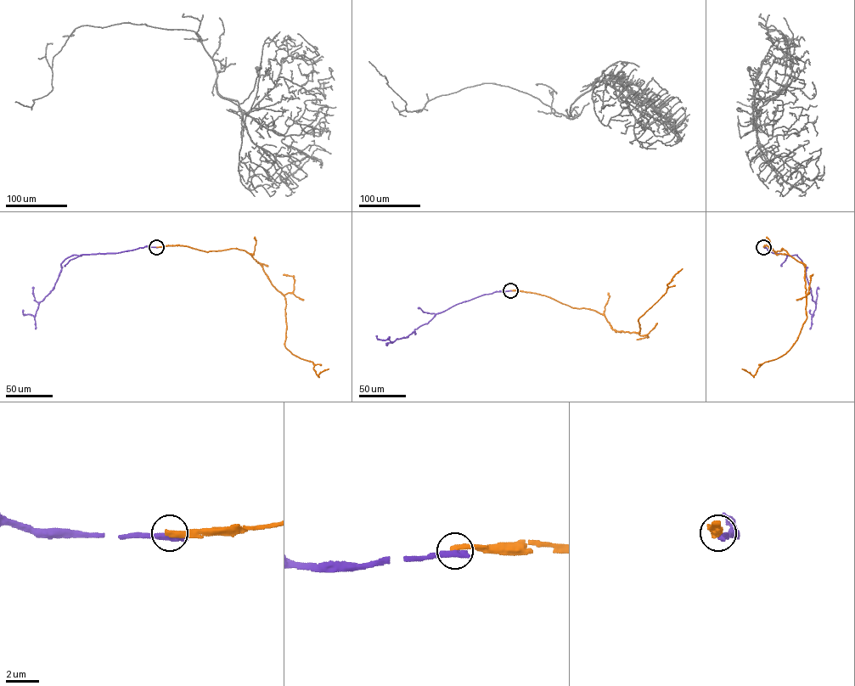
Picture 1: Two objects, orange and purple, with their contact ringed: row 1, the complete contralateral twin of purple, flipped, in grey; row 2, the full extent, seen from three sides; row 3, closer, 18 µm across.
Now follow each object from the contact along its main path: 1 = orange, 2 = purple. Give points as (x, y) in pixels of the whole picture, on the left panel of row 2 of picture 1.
1: (156, 247), (236, 248), (249, 253), (284, 296), (284, 346), (312, 362), (317, 375), (329, 368)
2: (156, 247), (70, 256), (60, 264), (60, 272), (53, 289), (39, 303), (35, 316), (23, 314), (23, 310)

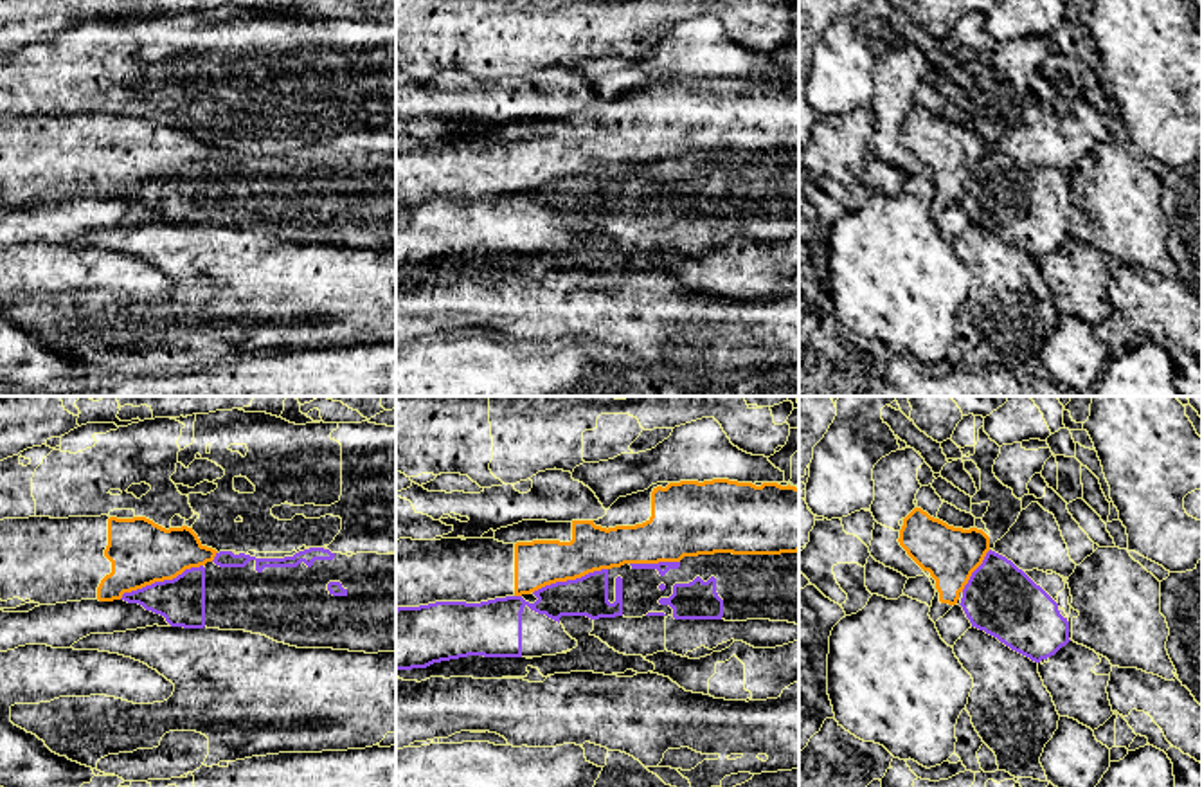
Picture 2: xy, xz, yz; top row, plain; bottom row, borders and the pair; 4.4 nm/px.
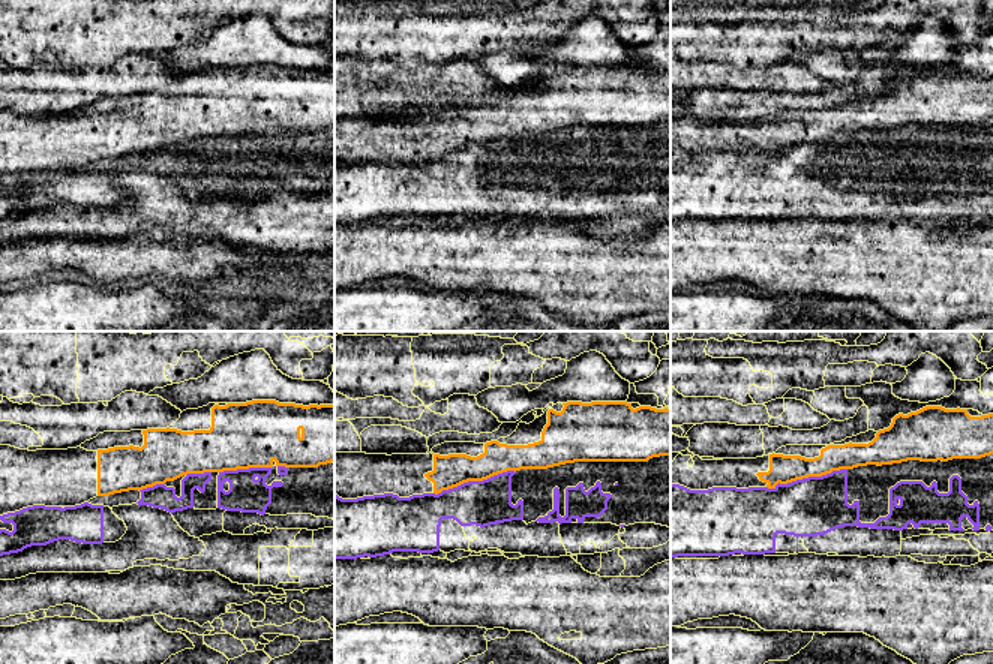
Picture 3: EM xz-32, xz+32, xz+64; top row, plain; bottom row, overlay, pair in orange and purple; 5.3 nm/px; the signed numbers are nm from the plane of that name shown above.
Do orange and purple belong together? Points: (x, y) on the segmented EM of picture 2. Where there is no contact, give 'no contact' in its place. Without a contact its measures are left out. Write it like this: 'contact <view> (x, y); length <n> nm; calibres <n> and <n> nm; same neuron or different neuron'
contact xy (161, 580); length 400 nm; calibres 280 and 200 nm; different neuron

